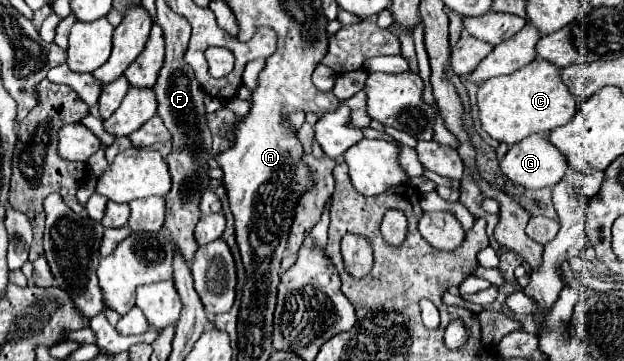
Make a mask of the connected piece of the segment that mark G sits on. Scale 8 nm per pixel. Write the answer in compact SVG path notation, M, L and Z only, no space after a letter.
M531 134L525 142L511 146L499 166L509 180L525 188L551 188L569 170L565 154L555 150L545 134Z

